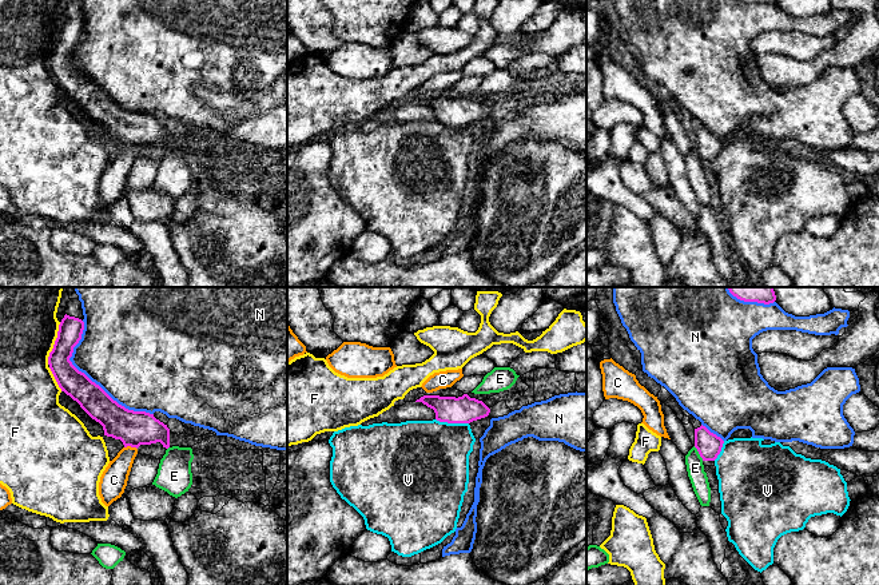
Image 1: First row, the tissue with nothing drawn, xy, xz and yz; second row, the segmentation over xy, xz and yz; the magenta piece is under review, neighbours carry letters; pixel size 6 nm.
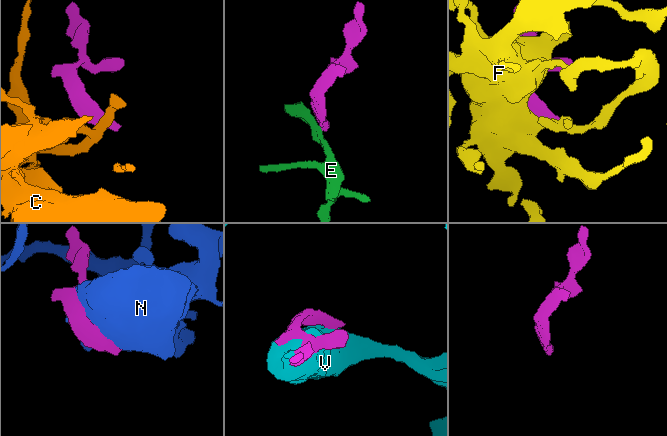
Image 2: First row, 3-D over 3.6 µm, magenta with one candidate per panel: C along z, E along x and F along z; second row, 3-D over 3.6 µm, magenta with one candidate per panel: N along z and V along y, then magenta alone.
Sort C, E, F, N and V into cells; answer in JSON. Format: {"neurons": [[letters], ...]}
{"neurons": [["C", "E"], ["F"], ["N"], ["V"]]}

